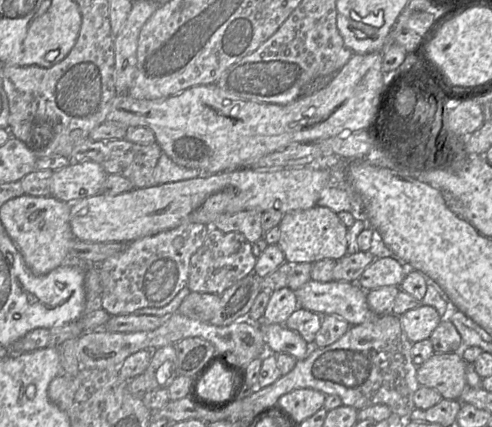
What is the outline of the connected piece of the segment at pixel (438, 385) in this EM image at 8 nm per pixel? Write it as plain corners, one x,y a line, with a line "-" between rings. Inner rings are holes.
460,352
434,353
417,367
420,386
439,392
443,399
459,400
466,389
466,362

